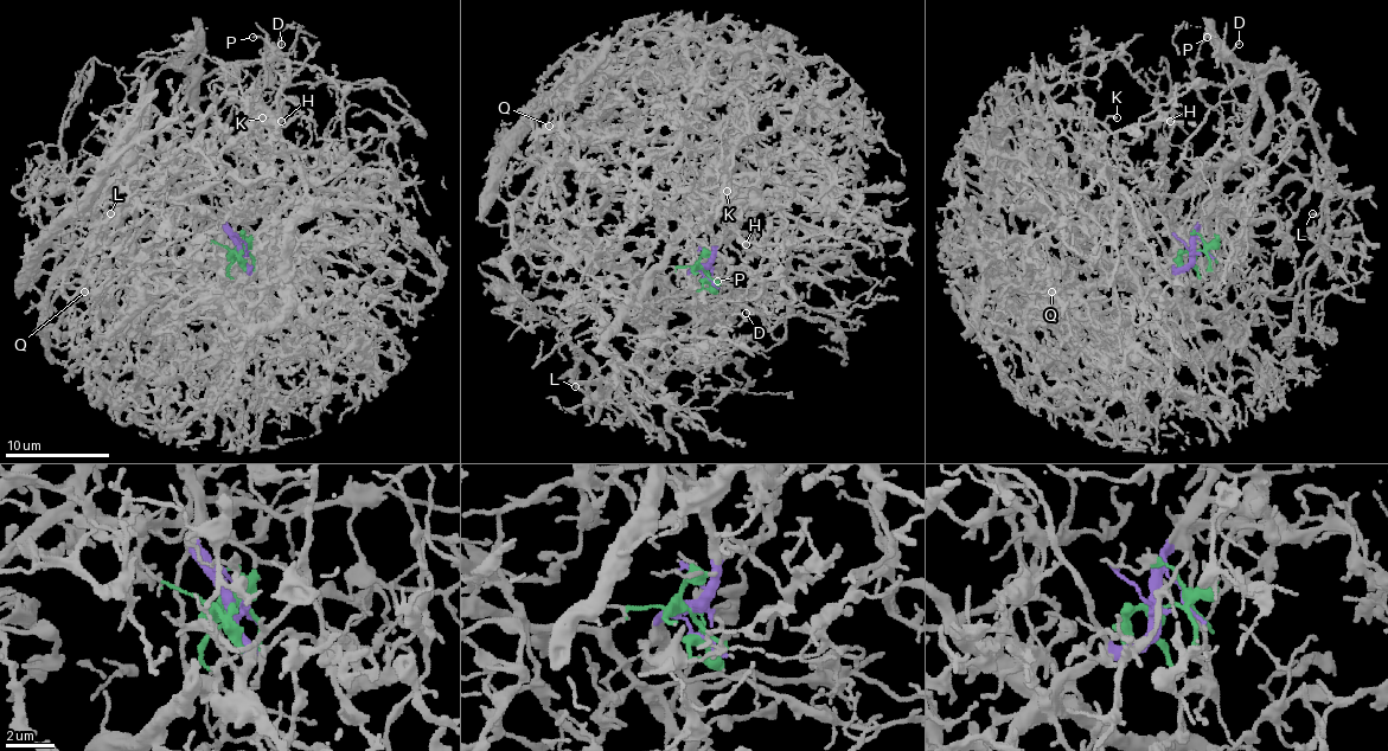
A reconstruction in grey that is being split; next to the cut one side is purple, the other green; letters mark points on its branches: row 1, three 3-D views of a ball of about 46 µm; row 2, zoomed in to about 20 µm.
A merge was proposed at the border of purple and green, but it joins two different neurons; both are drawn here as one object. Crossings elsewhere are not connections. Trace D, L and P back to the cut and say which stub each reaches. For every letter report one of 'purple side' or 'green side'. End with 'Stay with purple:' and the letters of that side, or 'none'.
D: purple side
L: purple side
P: purple side
Stay with purple: D, L, P

